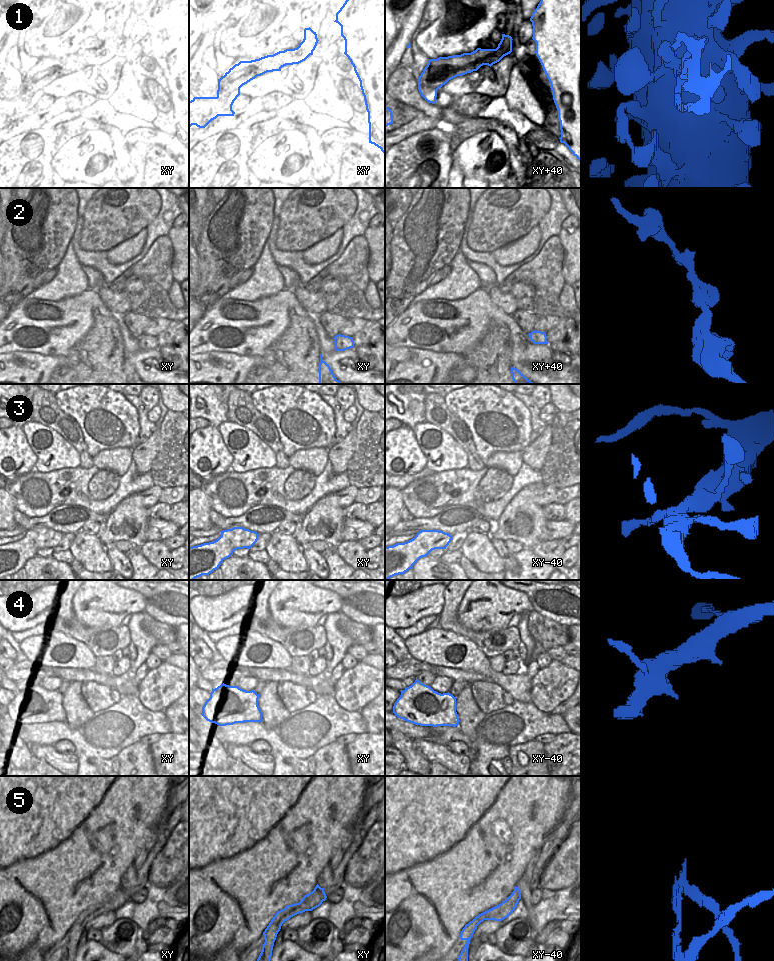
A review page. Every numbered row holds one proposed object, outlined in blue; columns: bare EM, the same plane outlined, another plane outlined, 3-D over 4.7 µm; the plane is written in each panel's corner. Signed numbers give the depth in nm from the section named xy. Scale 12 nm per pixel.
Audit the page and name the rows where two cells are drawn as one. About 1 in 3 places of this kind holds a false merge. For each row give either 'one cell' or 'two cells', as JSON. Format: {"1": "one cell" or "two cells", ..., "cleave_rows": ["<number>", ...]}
{"1": "two cells", "2": "one cell", "3": "one cell", "4": "one cell", "5": "two cells", "cleave_rows": ["1", "5"]}

